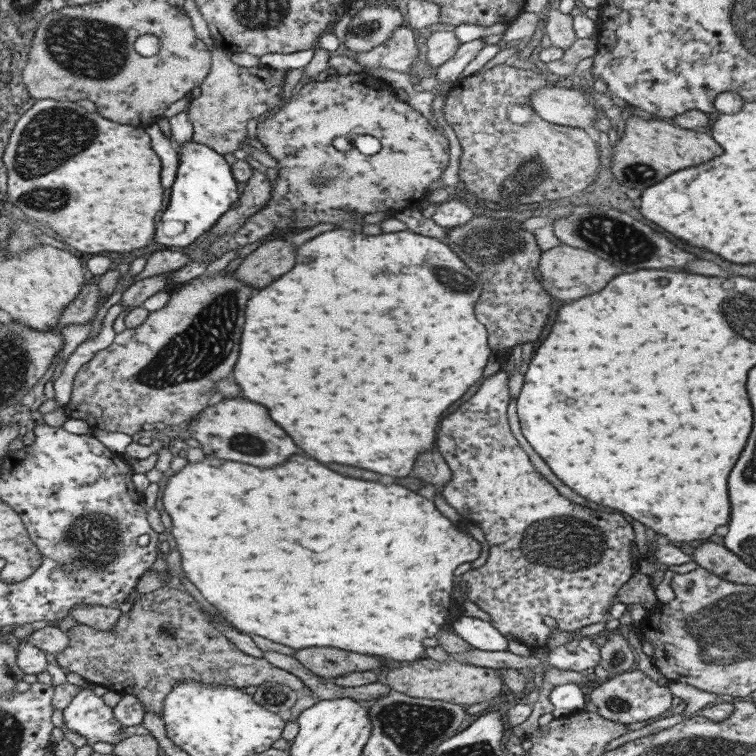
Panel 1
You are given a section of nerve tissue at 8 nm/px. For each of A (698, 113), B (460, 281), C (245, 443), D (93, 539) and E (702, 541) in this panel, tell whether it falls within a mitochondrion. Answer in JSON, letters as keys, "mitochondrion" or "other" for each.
{"A":"other","B":"mitochondrion","C":"mitochondrion","D":"mitochondrion","E":"other"}

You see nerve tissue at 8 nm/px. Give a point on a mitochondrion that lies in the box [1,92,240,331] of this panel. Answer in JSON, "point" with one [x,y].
{"point":[56,135]}

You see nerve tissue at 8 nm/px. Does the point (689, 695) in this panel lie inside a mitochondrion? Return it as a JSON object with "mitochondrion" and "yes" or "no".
{"mitochondrion":"no"}

